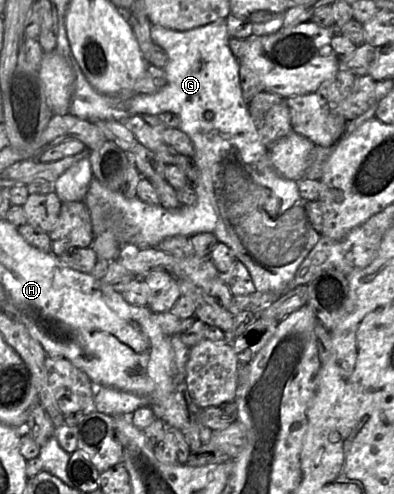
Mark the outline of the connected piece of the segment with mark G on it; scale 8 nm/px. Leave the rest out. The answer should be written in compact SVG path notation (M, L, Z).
M226 18L188 30L172 30L159 25L151 26L154 43L167 53L168 61L163 68L167 82L155 93L107 95L127 114L159 115L172 111L180 116L180 129L193 142L194 161L198 179L194 185L197 200L193 205L167 209L162 204L151 205L140 198L128 198L122 191L112 191L105 184L93 179L84 198L92 220L94 240L91 247L99 259L111 261L132 248L156 247L164 238L210 232L218 241L228 245L249 271L255 288L260 292L278 292L295 277L301 263L318 240L306 210L306 201L300 196L296 181L281 176L273 167L268 146L262 141L249 104L243 97L240 81L240 64L231 51L228 41Z

